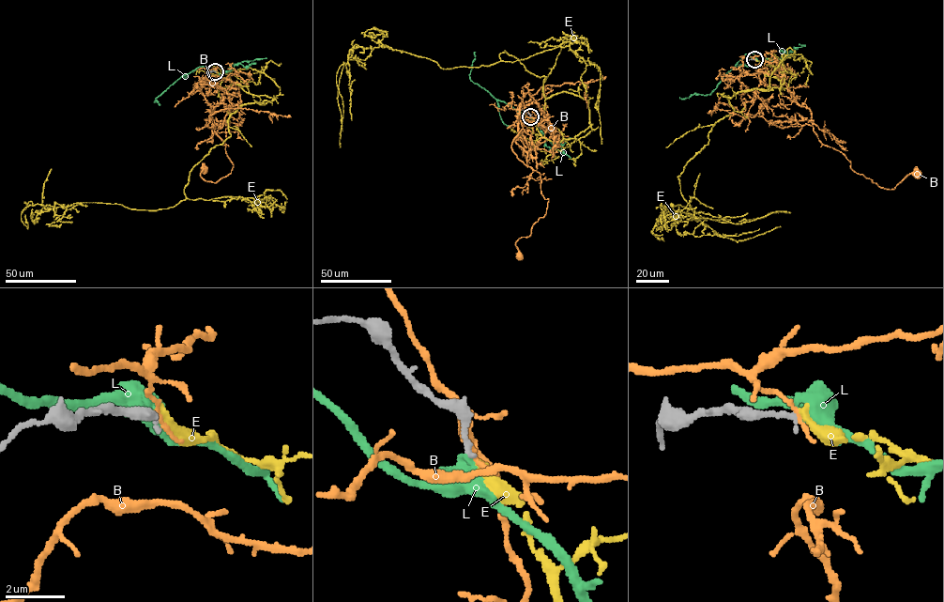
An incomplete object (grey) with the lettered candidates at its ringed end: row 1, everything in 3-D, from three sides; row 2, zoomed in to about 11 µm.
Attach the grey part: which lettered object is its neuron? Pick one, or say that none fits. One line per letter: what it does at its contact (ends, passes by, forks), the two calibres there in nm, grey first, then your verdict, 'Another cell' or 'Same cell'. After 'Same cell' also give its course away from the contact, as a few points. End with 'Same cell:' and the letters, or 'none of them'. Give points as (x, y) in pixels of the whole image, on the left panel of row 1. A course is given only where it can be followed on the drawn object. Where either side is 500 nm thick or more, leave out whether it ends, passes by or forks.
B: It ends there. Thickness 220 nm (grey) against 140 nm. Another cell
E: It ends there. Thickness 240 nm (grey) against 280 nm. Same cell. Its course: (215, 71), (274, 98), (232, 114), (185, 199), (24, 203)
L: It ends there. Thickness 220 nm (grey) against 480 nm. Another cell
Same cell: E

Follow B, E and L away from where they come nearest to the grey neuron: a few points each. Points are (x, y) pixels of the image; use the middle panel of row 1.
B: (530, 116), (521, 103), (515, 142), (540, 174), (548, 201), (531, 234), (516, 242), (519, 255)
E: (530, 116), (573, 138), (588, 101), (546, 98), (505, 51), (445, 69), (377, 42), (343, 67), (340, 146)
L: (530, 116), (527, 117), (497, 100), (470, 79), (475, 52)

